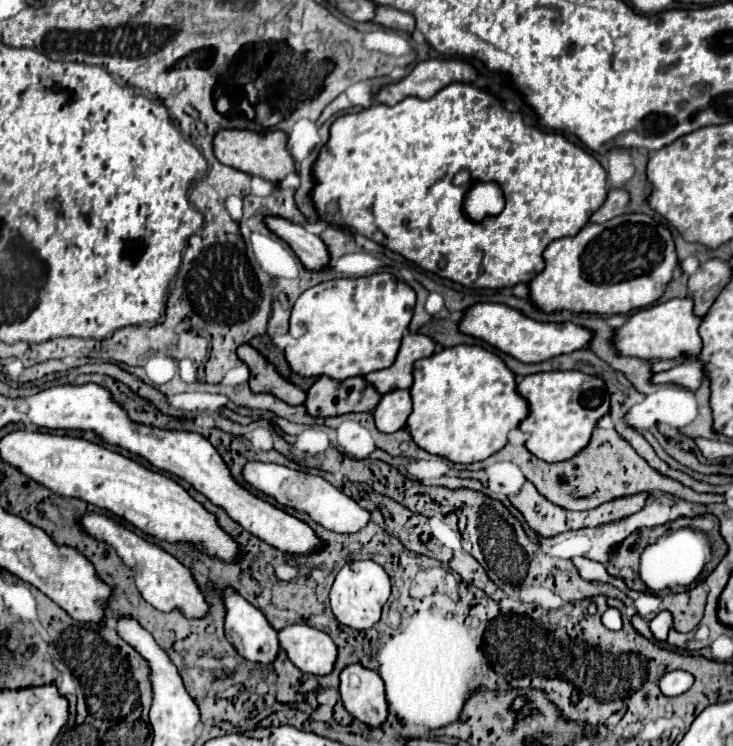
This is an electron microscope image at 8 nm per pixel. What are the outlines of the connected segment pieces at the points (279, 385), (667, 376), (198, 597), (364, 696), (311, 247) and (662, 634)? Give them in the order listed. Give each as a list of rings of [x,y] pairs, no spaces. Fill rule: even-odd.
[[[250,345],[238,347],[238,359],[250,369],[250,391],[252,393],[270,393],[288,405],[302,405],[306,393],[296,385],[282,379],[276,369]]]
[[[686,361],[686,363],[680,363],[680,365],[668,369],[668,371],[654,373],[652,375],[652,383],[656,383],[656,385],[674,383],[674,385],[680,385],[684,389],[694,391],[696,387],[700,387],[702,377],[704,377],[702,363],[700,361]]]
[[[90,513],[90,515],[86,515],[82,519],[82,525],[84,525],[84,529],[92,537],[96,537],[96,539],[112,545],[118,551],[118,555],[122,557],[122,561],[132,569],[134,579],[136,579],[136,587],[138,587],[140,595],[150,605],[154,605],[156,609],[160,609],[164,613],[180,609],[180,613],[184,617],[188,617],[188,619],[202,619],[202,617],[208,615],[210,605],[208,605],[204,593],[200,591],[200,587],[198,587],[196,579],[192,577],[192,573],[188,571],[188,567],[184,567],[174,555],[170,555],[168,551],[164,551],[156,543],[150,543],[144,537],[140,537],[140,535],[136,535],[136,533],[120,527],[116,521],[112,521],[106,515],[94,515],[94,513]]]
[[[348,665],[340,673],[340,695],[346,711],[368,727],[382,727],[388,719],[384,681],[362,665]]]
[[[278,215],[264,217],[264,225],[292,247],[304,269],[308,271],[330,269],[330,251],[318,235],[312,235],[302,225],[296,225]]]
[[[662,611],[658,613],[652,621],[650,621],[650,631],[654,635],[656,641],[666,641],[666,635],[672,627],[672,615],[668,611]]]

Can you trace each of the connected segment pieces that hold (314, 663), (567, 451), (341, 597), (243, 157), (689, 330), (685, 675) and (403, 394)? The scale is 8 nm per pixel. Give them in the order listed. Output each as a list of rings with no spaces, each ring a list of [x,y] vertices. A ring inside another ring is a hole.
[[[292,625],[280,631],[278,637],[282,649],[300,671],[318,677],[332,673],[338,659],[338,649],[326,633],[310,625]]]
[[[550,371],[526,375],[518,383],[518,393],[526,399],[530,415],[520,423],[520,431],[528,433],[526,449],[542,461],[554,463],[576,455],[586,447],[596,421],[608,413],[610,397],[602,379],[582,371]]]
[[[352,561],[346,563],[330,591],[330,605],[336,619],[352,629],[370,629],[380,621],[380,613],[384,603],[390,597],[390,579],[386,571],[374,561]]]
[[[220,129],[214,139],[214,155],[220,163],[236,167],[244,173],[258,175],[266,181],[278,183],[290,171],[294,171],[294,161],[286,149],[286,133],[284,131],[246,131],[246,129]]]
[[[670,299],[666,303],[656,303],[646,309],[632,313],[624,325],[614,331],[614,351],[620,357],[638,357],[646,361],[656,359],[674,359],[686,355],[694,359],[700,353],[700,335],[698,335],[700,317],[692,313],[692,299]]]
[[[670,671],[660,679],[660,691],[666,697],[676,697],[682,695],[684,691],[688,691],[694,683],[694,677],[688,671]]]
[[[396,389],[386,395],[382,395],[380,403],[372,411],[376,419],[376,427],[382,433],[394,433],[406,425],[406,419],[412,411],[410,391],[408,389]]]

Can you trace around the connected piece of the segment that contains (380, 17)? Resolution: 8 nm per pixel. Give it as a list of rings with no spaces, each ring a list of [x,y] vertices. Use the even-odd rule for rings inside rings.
[[[378,5],[376,7],[376,15],[372,19],[374,23],[380,23],[388,29],[396,29],[396,31],[404,31],[408,35],[414,33],[416,29],[416,21],[410,13],[404,13],[404,11],[398,11],[394,7],[386,7],[386,5]]]

